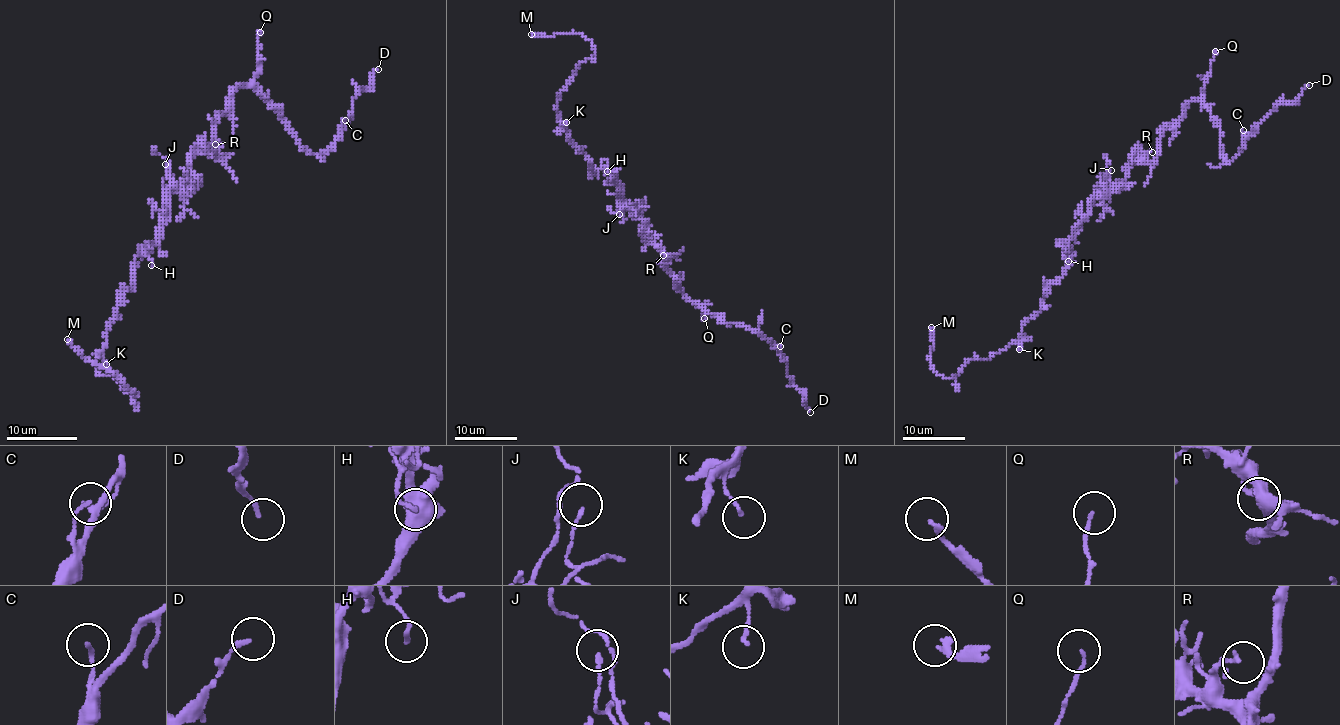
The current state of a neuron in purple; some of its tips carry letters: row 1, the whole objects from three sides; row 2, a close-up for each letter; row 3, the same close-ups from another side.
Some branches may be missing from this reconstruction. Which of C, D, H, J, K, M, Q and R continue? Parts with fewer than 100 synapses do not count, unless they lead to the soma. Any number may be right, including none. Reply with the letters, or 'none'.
M

